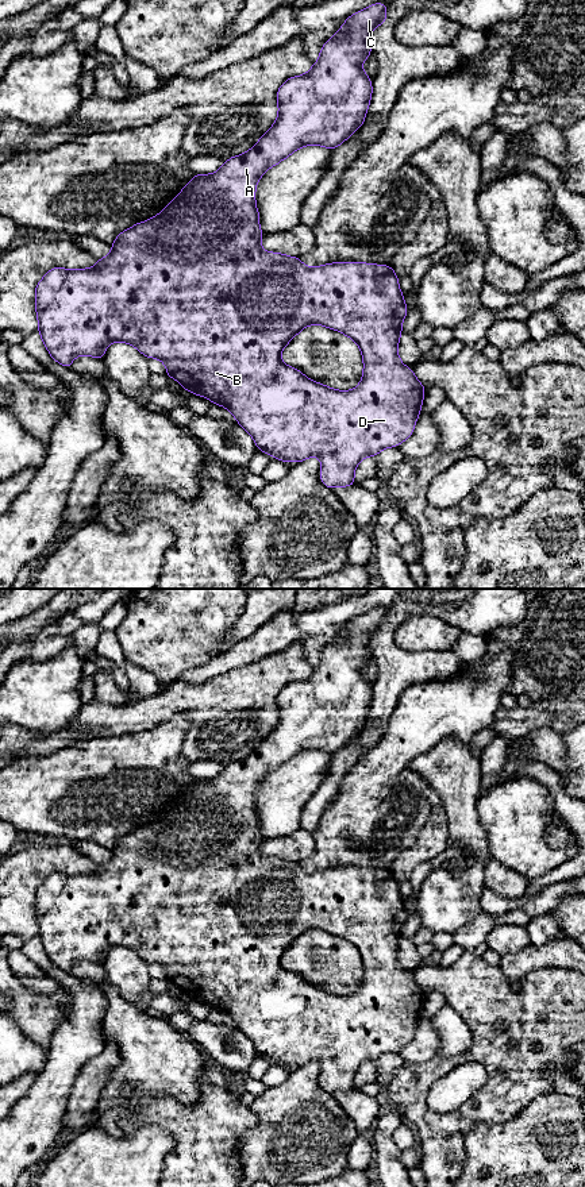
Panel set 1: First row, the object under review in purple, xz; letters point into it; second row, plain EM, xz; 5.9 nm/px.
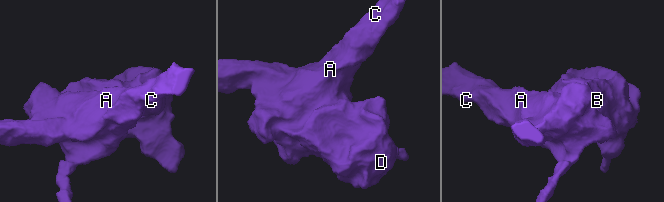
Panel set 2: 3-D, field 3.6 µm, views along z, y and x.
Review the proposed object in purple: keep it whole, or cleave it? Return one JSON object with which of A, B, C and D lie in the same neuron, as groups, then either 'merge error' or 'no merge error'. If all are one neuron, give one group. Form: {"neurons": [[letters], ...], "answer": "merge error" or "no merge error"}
{"neurons": [["A", "B", "C", "D"]], "answer": "no merge error"}

